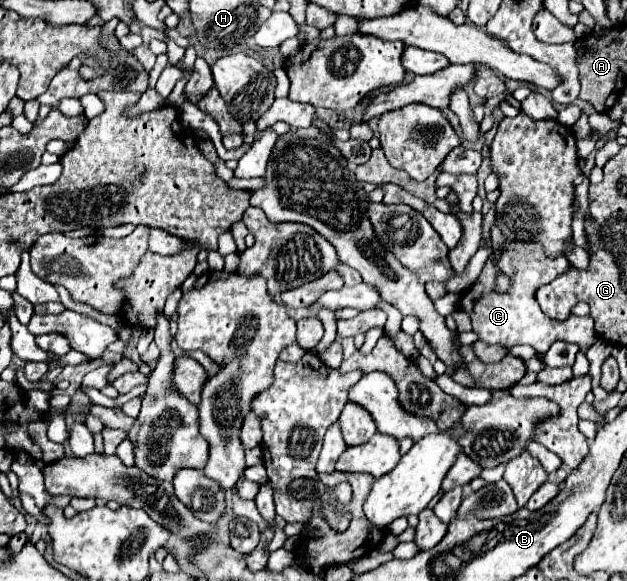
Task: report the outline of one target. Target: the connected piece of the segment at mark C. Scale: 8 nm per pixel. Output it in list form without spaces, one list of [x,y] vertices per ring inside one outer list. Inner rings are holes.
[[[510,243],[504,247],[504,253],[498,261],[498,265],[490,265],[490,259],[486,261],[486,267],[478,281],[472,285],[470,291],[462,299],[470,299],[470,317],[472,317],[472,331],[478,333],[478,337],[488,345],[500,345],[500,347],[514,347],[514,345],[532,345],[538,353],[546,353],[554,341],[568,341],[580,345],[582,351],[592,347],[598,339],[594,331],[592,317],[576,317],[568,315],[568,319],[558,321],[550,319],[546,313],[542,313],[536,291],[544,285],[544,281],[554,281],[558,275],[564,275],[570,269],[570,261],[566,257],[558,259],[546,259],[542,255],[542,247],[534,247],[534,243]],[[500,269],[502,273],[508,273],[512,277],[512,287],[506,293],[494,293],[490,289],[490,283],[494,279],[494,271]]]

